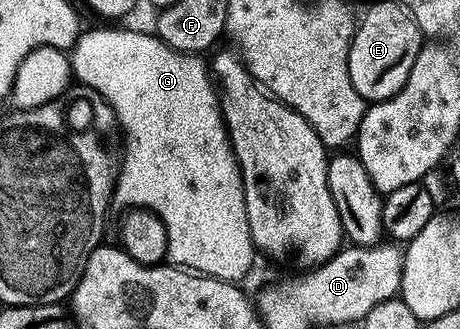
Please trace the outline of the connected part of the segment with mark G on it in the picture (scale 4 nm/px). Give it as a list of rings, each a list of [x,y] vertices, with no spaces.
[[[101,24],[98,30],[89,30],[86,32],[78,33],[76,42],[73,43],[71,47],[71,61],[73,63],[73,77],[79,83],[82,82],[82,87],[88,88],[92,93],[105,98],[110,104],[117,104],[117,101],[121,98],[121,106],[119,105],[119,121],[121,123],[121,132],[123,135],[123,157],[121,159],[121,173],[117,176],[117,189],[115,191],[116,201],[122,202],[125,208],[144,208],[147,210],[152,210],[153,213],[158,214],[163,220],[163,224],[167,228],[167,258],[170,263],[174,266],[180,266],[190,272],[196,272],[198,274],[207,274],[211,278],[222,278],[225,282],[236,282],[240,283],[242,281],[241,277],[248,272],[253,266],[253,254],[255,255],[255,247],[251,236],[249,235],[249,225],[247,224],[247,208],[245,207],[245,201],[243,200],[243,180],[241,179],[241,169],[237,163],[237,157],[233,154],[233,146],[229,142],[229,133],[225,130],[225,121],[221,115],[221,101],[217,99],[217,88],[213,80],[213,75],[211,73],[210,67],[207,65],[206,59],[204,62],[204,57],[195,54],[184,54],[182,50],[176,50],[167,45],[166,42],[161,41],[157,37],[156,33],[149,32],[149,34],[144,34],[141,30],[116,30],[116,25],[113,24]]]

